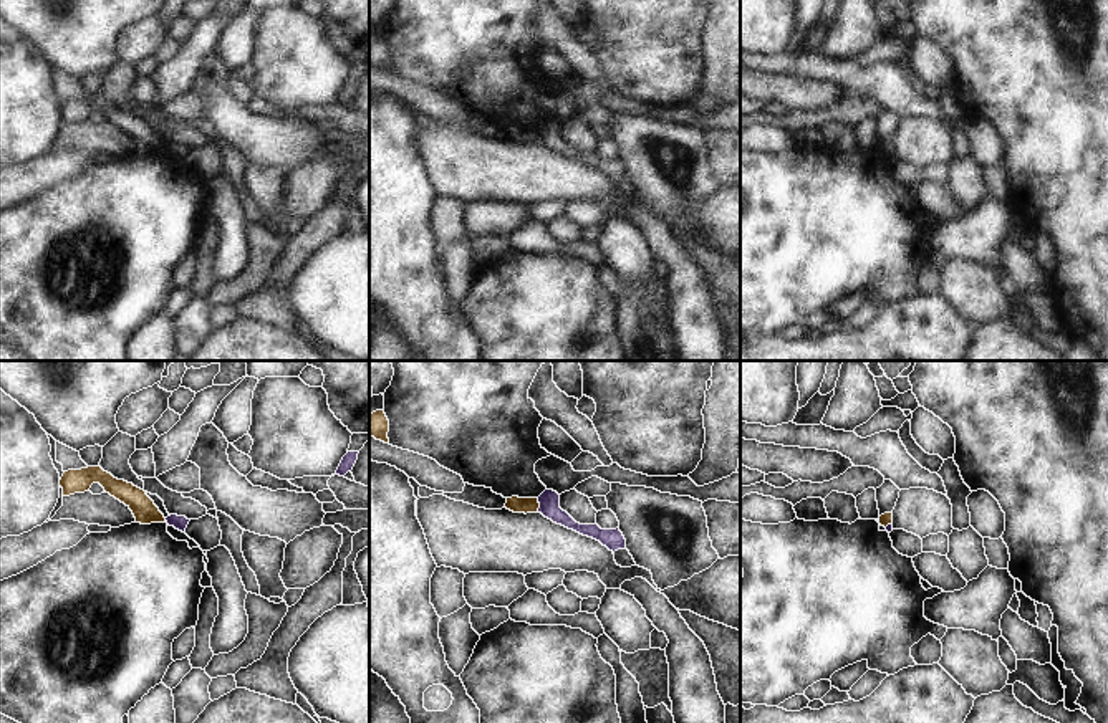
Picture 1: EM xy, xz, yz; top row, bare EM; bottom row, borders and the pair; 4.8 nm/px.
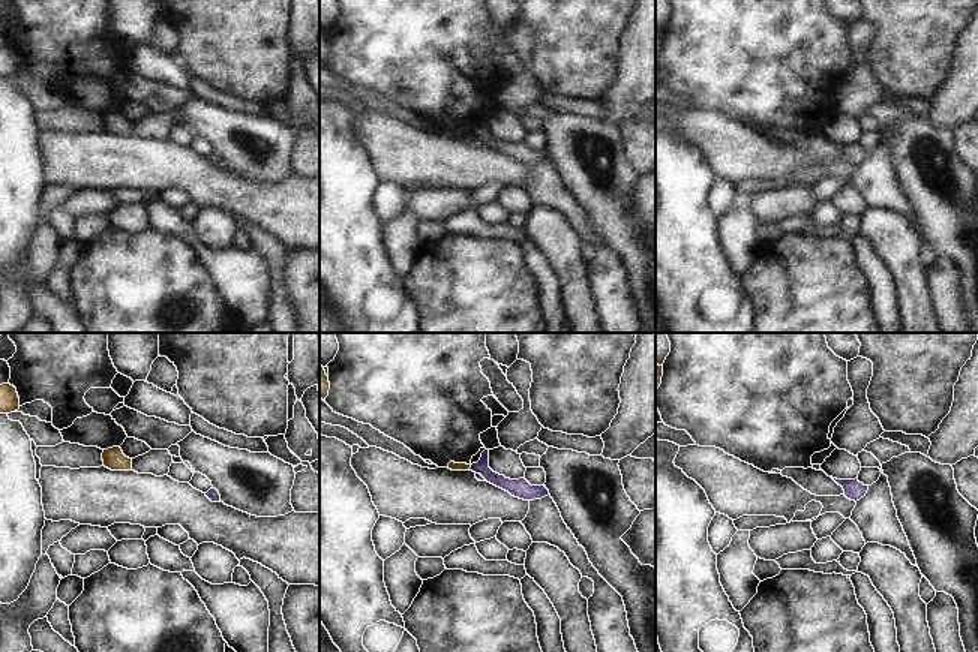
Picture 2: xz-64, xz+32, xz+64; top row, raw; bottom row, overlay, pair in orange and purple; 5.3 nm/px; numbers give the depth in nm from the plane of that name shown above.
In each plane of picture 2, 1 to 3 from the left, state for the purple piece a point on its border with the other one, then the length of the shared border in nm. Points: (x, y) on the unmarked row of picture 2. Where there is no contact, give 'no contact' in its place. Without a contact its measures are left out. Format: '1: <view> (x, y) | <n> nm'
1: no contact
2: xz+32 (470, 131) | 40 nm
3: no contact

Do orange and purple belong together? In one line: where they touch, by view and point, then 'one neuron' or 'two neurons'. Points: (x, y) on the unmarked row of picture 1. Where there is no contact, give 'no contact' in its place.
xz (539, 134) | two neurons

